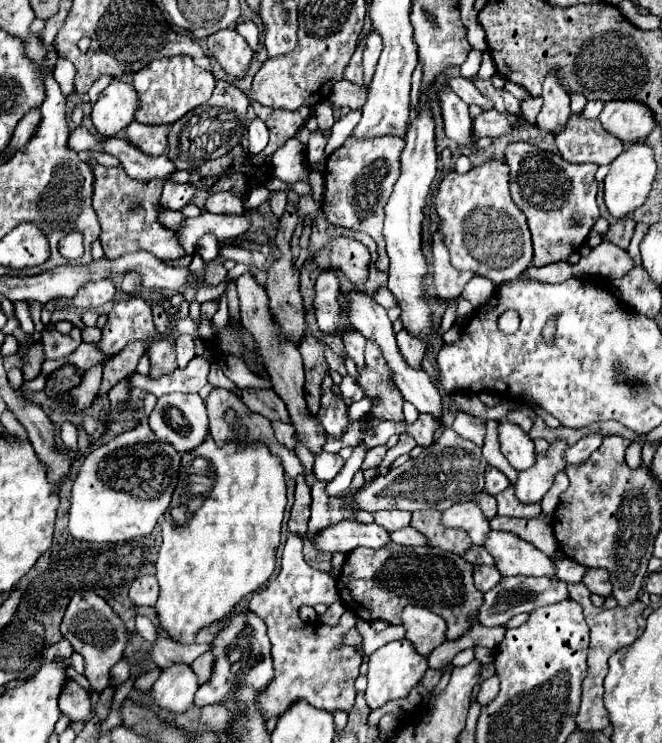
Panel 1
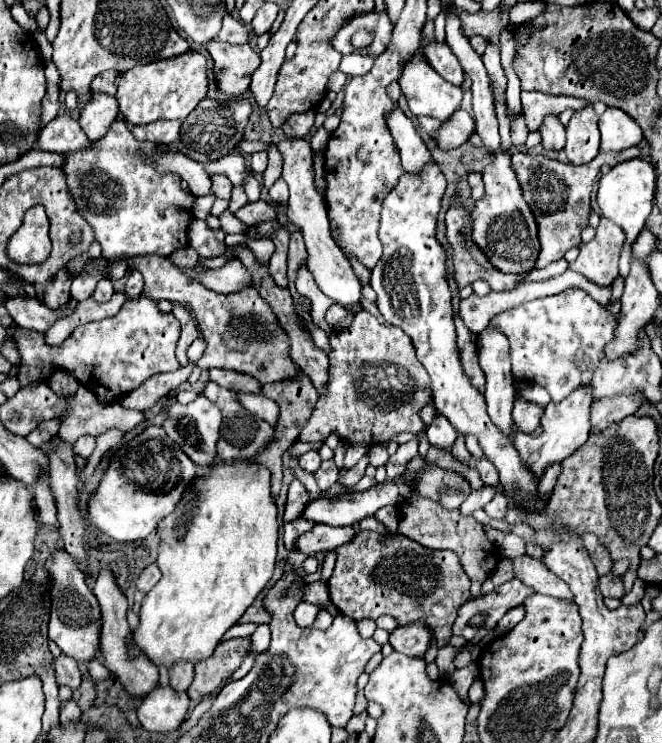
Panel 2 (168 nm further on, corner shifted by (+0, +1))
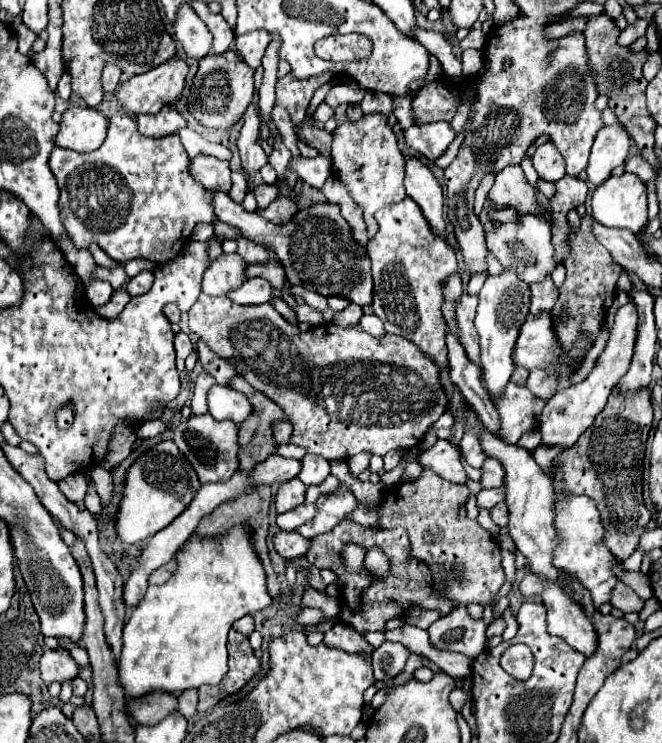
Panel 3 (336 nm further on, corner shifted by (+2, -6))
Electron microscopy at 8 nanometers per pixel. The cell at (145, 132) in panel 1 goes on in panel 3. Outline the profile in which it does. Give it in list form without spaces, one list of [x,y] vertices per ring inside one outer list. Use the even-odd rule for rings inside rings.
[[[165,108],[155,116],[139,116],[137,118],[139,132],[149,138],[161,138],[169,134],[177,134],[181,128],[187,128],[187,120],[175,108]]]

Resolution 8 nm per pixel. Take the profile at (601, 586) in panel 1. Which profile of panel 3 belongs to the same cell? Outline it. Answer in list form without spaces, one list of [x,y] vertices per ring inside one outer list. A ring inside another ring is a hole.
[[[617,582],[615,590],[611,590],[611,600],[609,602],[623,612],[639,612],[643,608],[643,600],[631,588],[627,588],[621,582]]]

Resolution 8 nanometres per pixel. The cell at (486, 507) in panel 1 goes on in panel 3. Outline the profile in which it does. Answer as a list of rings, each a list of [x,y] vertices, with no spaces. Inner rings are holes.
[[[499,502],[489,512],[491,512],[491,518],[493,518],[493,522],[497,526],[505,526],[507,524],[507,506],[505,506],[505,502]]]

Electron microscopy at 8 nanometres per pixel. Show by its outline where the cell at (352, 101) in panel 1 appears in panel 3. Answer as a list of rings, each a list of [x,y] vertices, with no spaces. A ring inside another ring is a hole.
[[[379,112],[363,114],[359,120],[337,126],[333,132],[331,146],[331,172],[333,176],[345,184],[347,192],[355,200],[355,204],[363,210],[363,220],[367,224],[369,240],[379,232],[379,224],[375,222],[375,212],[387,204],[401,202],[405,194],[403,176],[405,176],[405,160],[397,144],[397,136],[393,128],[387,124],[387,116]]]

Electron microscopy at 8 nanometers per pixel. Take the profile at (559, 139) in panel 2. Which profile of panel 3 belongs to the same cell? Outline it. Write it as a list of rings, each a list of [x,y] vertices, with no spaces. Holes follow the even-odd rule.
[[[545,142],[541,146],[537,146],[535,154],[533,154],[533,166],[537,170],[537,174],[549,182],[555,182],[559,178],[565,176],[565,162],[563,156],[555,150],[553,142]]]

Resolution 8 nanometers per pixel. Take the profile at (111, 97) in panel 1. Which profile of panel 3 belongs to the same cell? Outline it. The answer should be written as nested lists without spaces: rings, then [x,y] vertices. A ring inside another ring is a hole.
[[[73,106],[63,114],[59,126],[59,134],[55,136],[57,146],[75,152],[93,152],[105,140],[109,118],[95,108]]]

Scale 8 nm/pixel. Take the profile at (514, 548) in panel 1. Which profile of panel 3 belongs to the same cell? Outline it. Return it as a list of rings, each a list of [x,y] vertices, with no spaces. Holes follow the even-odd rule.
[[[527,574],[521,582],[519,582],[519,590],[523,596],[527,598],[533,598],[533,596],[539,596],[543,606],[547,608],[547,630],[549,634],[555,634],[555,636],[561,636],[567,640],[567,644],[571,644],[575,650],[583,652],[583,654],[593,654],[595,652],[595,640],[597,640],[597,634],[595,634],[595,628],[591,624],[591,620],[583,614],[583,610],[579,610],[579,606],[575,606],[575,602],[571,602],[571,598],[567,598],[567,594],[563,594],[563,590],[559,590],[559,586],[555,586],[553,582],[549,580],[543,580],[535,574]]]

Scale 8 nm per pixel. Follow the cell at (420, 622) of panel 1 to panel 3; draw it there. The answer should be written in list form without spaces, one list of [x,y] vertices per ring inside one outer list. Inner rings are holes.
[[[383,642],[375,652],[373,652],[373,672],[375,678],[381,682],[383,676],[397,676],[407,658],[411,656],[411,650],[405,648],[403,644],[393,644],[393,642]]]

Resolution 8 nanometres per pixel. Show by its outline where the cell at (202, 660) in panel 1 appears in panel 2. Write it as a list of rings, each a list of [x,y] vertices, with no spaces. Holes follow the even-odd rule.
[[[227,639],[223,641],[217,651],[195,665],[195,681],[189,687],[187,695],[191,701],[201,701],[205,695],[215,693],[243,663],[251,649],[251,639]]]

